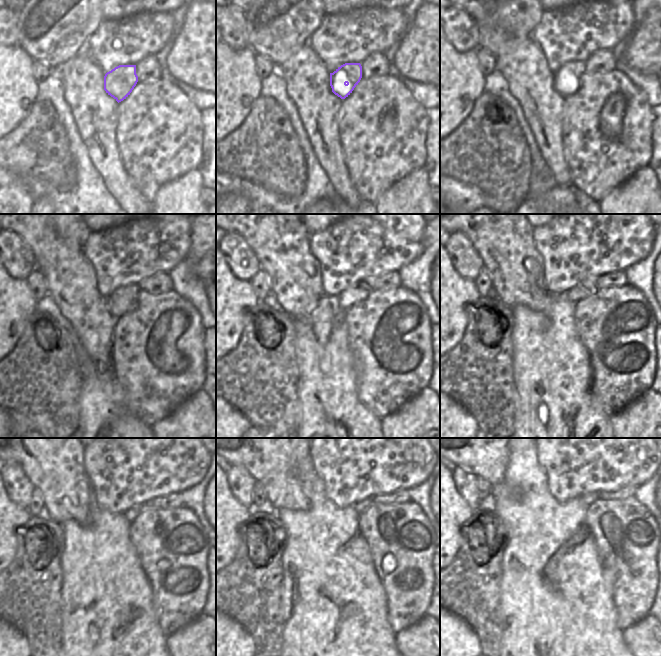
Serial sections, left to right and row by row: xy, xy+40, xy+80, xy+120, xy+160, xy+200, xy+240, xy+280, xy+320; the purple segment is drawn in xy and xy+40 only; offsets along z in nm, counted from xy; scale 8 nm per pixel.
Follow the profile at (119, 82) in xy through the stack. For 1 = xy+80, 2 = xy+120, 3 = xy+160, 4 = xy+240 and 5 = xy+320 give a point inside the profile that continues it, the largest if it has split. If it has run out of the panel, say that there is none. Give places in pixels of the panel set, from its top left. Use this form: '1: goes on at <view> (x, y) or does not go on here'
1: goes on at xy+80 (572, 71)
2: goes on at xy+120 (128, 295)
3: goes on at xy+160 (356, 293)
4: goes on at xy+240 (132, 513)
5: goes on at xy+320 (589, 498)

